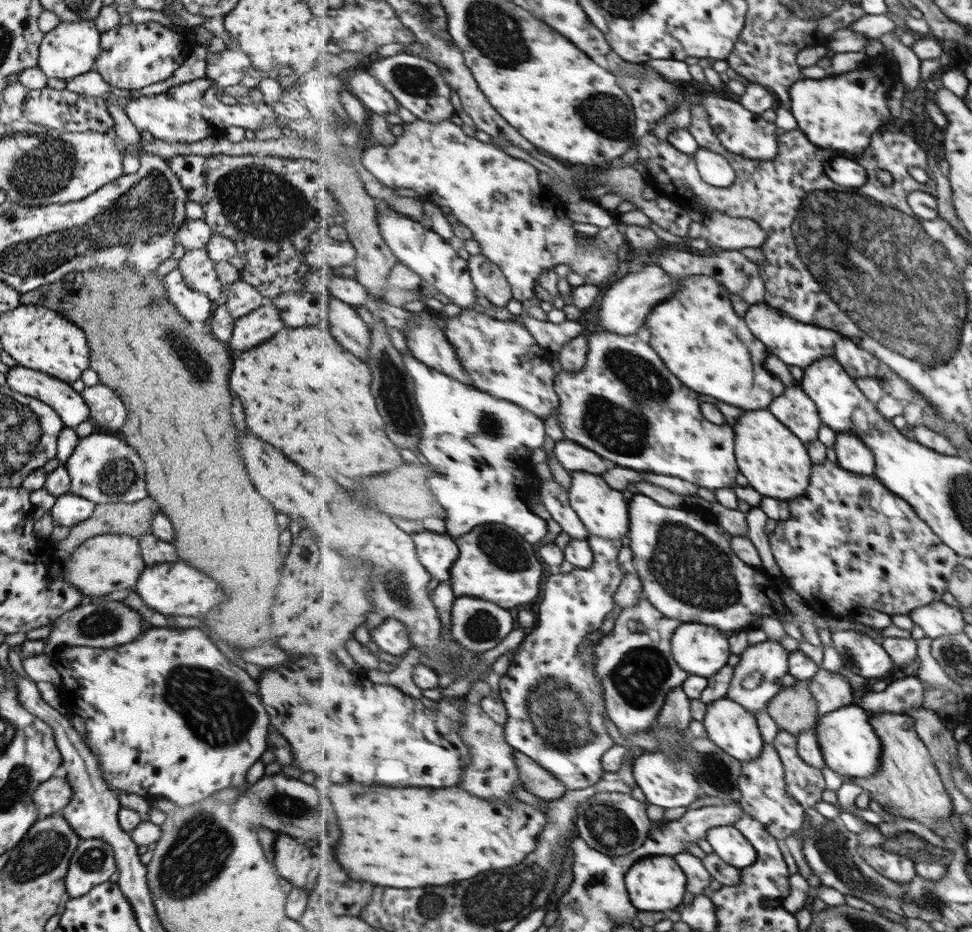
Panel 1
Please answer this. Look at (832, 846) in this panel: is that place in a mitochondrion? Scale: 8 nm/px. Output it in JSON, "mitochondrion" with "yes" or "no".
{"mitochondrion":"yes"}

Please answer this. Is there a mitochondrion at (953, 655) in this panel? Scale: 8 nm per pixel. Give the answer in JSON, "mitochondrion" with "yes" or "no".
{"mitochondrion":"yes"}

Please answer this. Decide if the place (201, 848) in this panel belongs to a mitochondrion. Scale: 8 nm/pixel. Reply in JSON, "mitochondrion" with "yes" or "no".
{"mitochondrion":"yes"}

